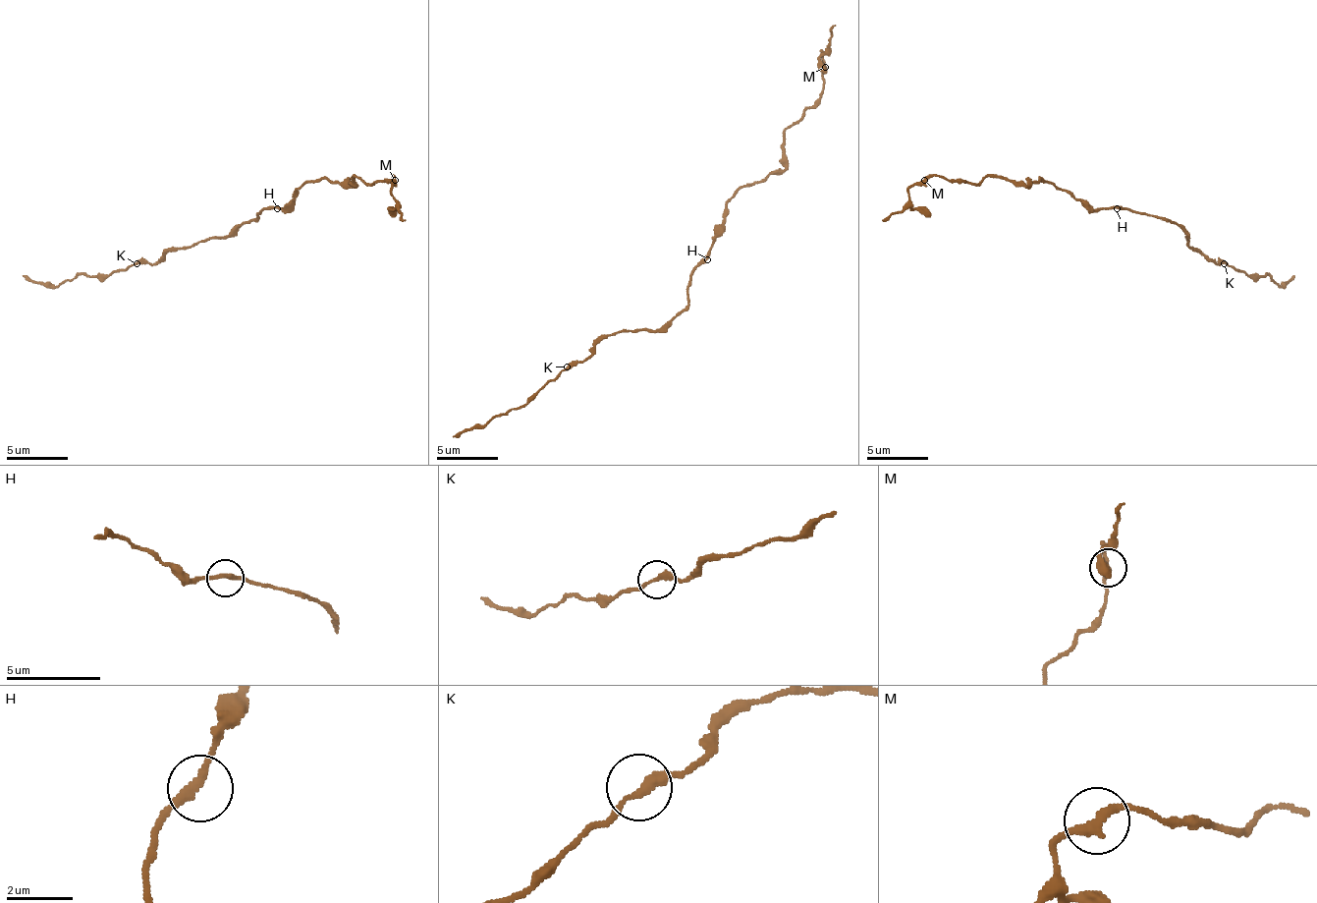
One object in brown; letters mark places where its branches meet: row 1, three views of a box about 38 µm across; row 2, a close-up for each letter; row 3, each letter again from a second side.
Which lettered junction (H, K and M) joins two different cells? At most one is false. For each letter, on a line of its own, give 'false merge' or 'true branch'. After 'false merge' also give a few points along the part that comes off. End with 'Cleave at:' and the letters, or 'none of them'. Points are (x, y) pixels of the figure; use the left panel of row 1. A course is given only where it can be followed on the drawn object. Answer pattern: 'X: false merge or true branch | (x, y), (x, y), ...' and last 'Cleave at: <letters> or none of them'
H: true branch
K: true branch
M: true branch
Cleave at: none of them

